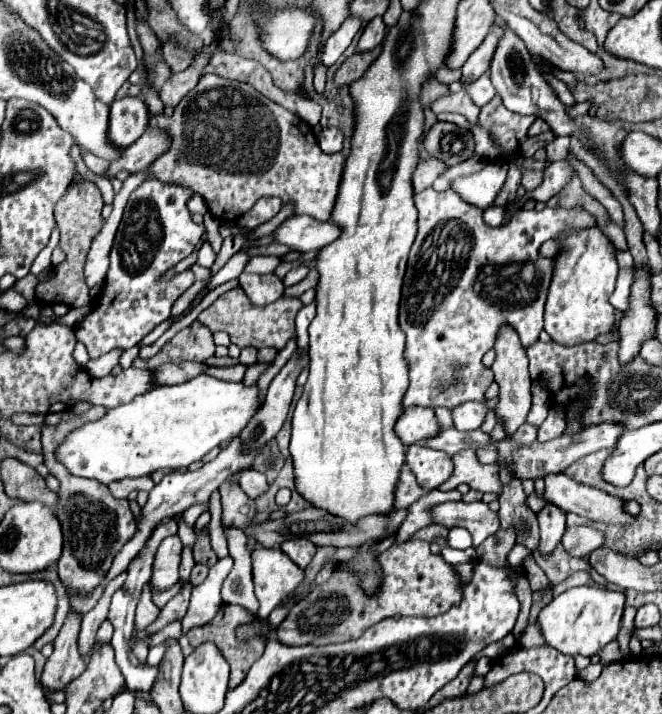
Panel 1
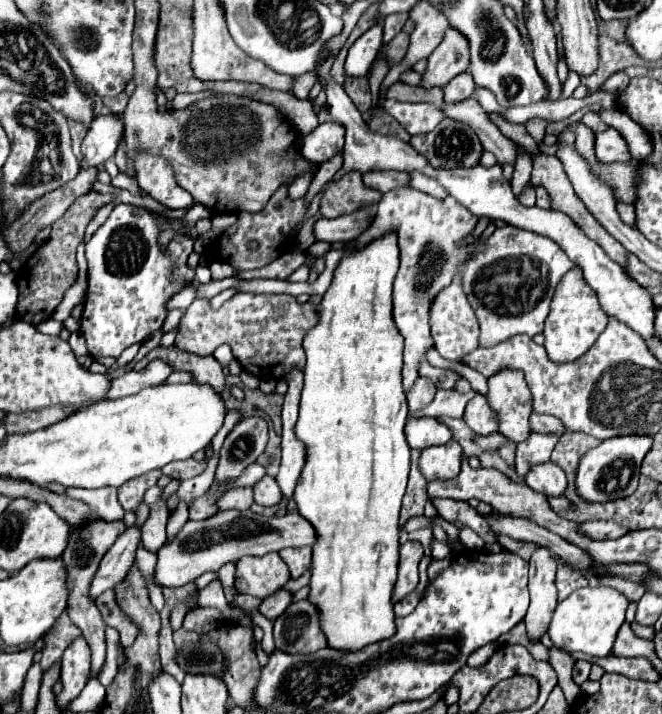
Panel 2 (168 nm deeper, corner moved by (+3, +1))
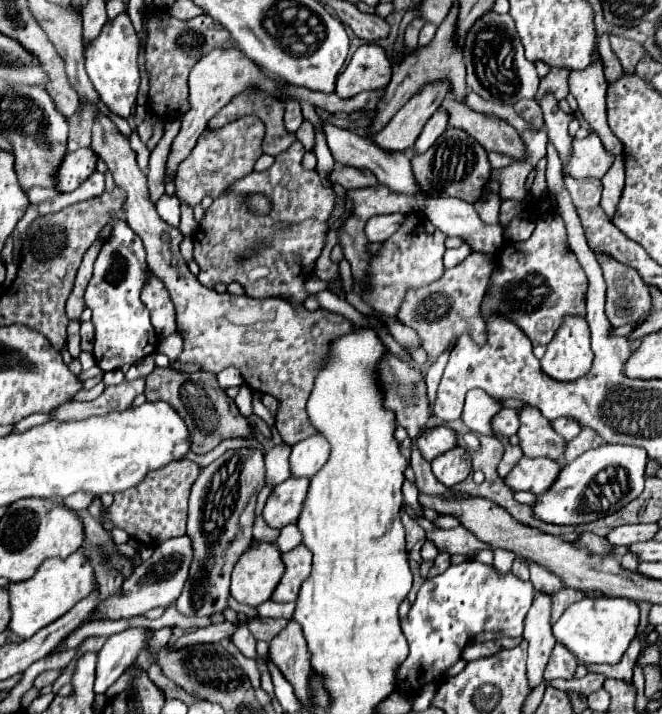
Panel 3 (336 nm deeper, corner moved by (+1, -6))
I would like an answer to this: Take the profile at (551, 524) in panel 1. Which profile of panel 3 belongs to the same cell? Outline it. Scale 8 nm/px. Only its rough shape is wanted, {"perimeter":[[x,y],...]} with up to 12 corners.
{"perimeter":[[535,593],[525,619],[529,643],[527,679],[535,689],[543,681],[555,637],[551,597]]}

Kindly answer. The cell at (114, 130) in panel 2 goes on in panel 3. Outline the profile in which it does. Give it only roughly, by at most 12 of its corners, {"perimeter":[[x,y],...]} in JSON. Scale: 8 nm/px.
{"perimeter":[[91,149],[65,153],[55,189],[69,193],[93,171],[97,157]]}

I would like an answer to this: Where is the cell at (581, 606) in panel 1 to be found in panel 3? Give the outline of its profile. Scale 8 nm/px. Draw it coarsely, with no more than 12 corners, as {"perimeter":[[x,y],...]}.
{"perimeter":[[635,601],[573,603],[553,625],[581,663],[615,665],[639,625]]}

